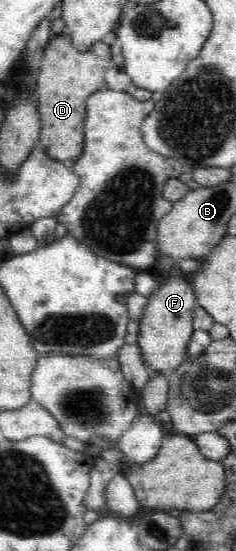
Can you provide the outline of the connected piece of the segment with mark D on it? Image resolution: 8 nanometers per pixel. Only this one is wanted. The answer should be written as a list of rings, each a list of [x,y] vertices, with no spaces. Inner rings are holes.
[[[61,33],[48,42],[35,79],[35,93],[41,123],[40,143],[37,145],[49,158],[71,165],[81,156],[86,102],[94,92],[107,88],[104,74],[111,63],[110,47],[102,41],[95,42],[85,53],[77,51],[66,34]]]

